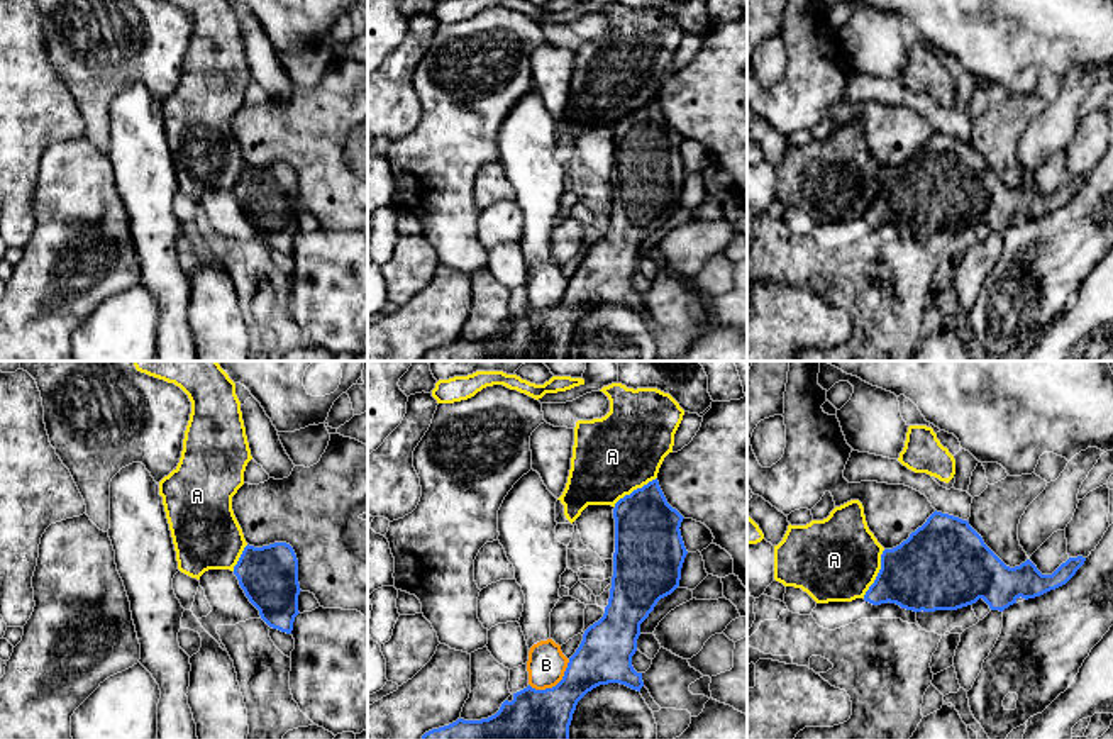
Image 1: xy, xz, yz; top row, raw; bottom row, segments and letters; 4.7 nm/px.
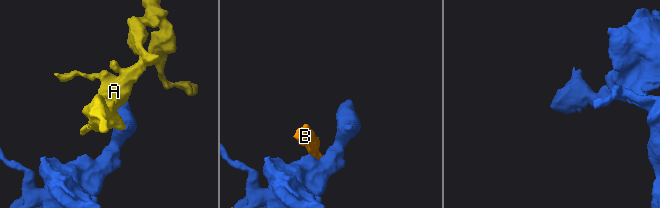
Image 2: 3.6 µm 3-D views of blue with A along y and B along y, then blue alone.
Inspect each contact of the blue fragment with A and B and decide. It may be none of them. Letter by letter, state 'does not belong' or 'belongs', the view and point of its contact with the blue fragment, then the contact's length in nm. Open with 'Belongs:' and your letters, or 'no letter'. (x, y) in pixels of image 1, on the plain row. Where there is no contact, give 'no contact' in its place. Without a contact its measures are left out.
Belongs: A
A: belongs; meets blue in yz at (878, 194); contact 260 nm long
B: does not belong; meets blue in xz at (556, 305); contact 240 nm long

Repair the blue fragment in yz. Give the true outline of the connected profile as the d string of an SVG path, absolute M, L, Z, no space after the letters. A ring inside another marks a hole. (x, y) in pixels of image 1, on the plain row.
M850 120L835 127L823 141L811 141L806 146L788 146L783 161L774 166L774 200L784 207L801 208L817 224L864 219L872 225L889 222L913 232L935 232L957 231L983 219L991 231L1003 232L1016 224L1020 217L1025 220L1035 219L1066 205L1084 181L1086 178L1083 176L1069 178L1052 195L1042 195L1030 180L1010 188L984 164L967 141L937 131L900 166L884 169L867 147L862 124Z

